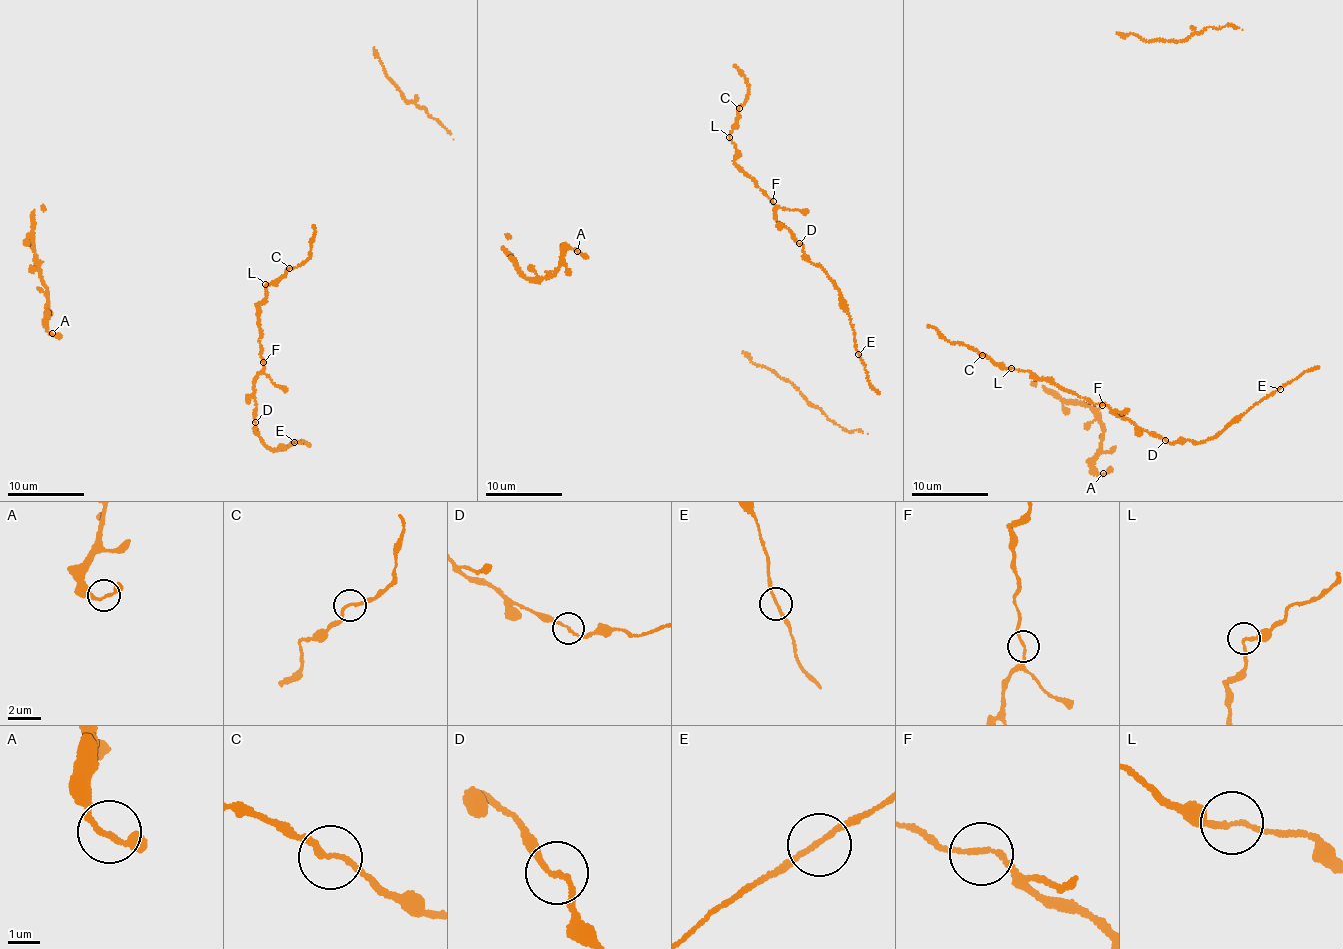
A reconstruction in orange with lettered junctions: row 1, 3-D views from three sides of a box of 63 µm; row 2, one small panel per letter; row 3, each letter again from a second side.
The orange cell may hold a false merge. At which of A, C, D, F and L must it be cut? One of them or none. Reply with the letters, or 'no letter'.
no letter

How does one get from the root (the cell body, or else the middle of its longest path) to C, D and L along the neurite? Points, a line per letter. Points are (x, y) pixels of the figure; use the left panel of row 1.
C: (297, 440), (271, 450), (254, 429), (254, 384), (264, 361), (256, 307), (267, 283), (289, 269)
D: (297, 440), (286, 447), (271, 450), (254, 429), (255, 422)
L: (297, 440), (286, 447), (271, 450), (254, 429), (254, 384), (264, 361), (256, 307), (268, 292), (266, 284)

